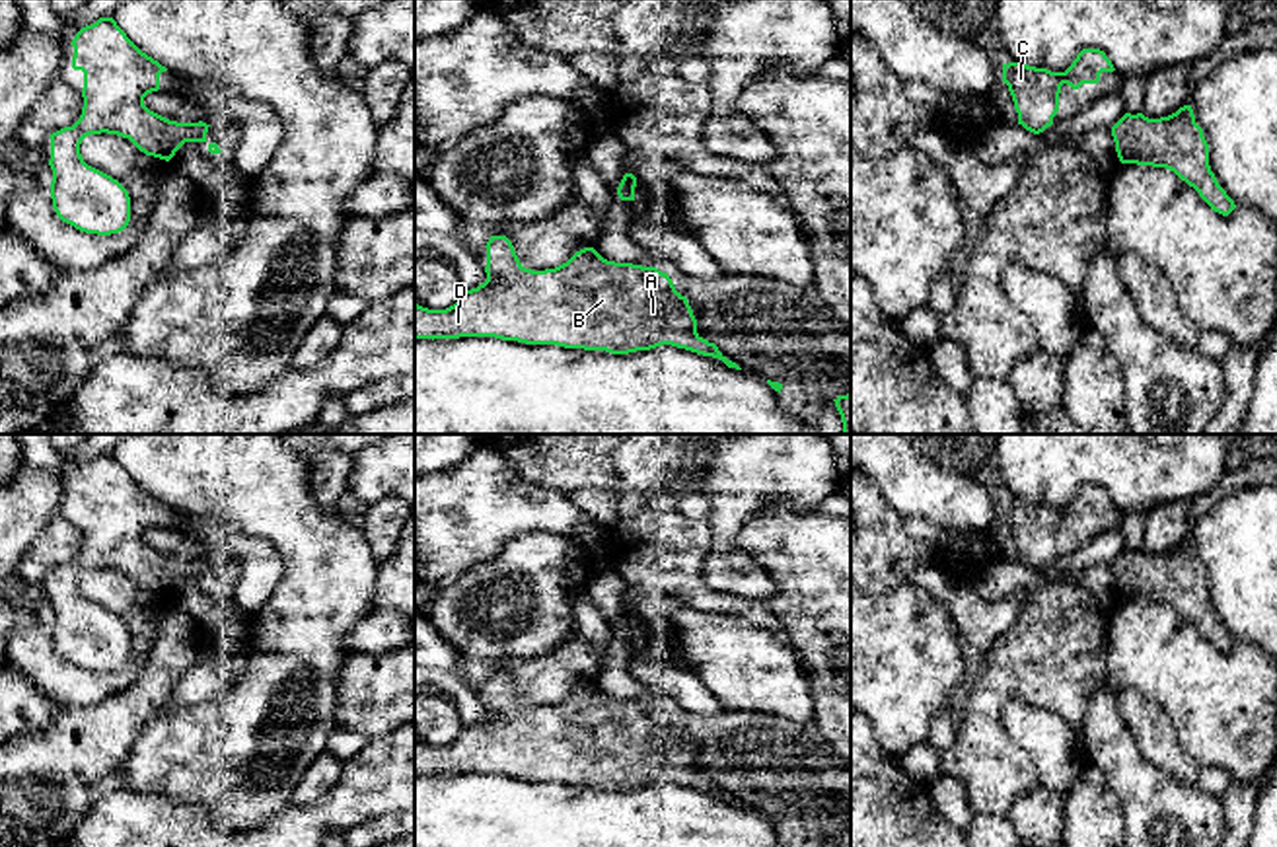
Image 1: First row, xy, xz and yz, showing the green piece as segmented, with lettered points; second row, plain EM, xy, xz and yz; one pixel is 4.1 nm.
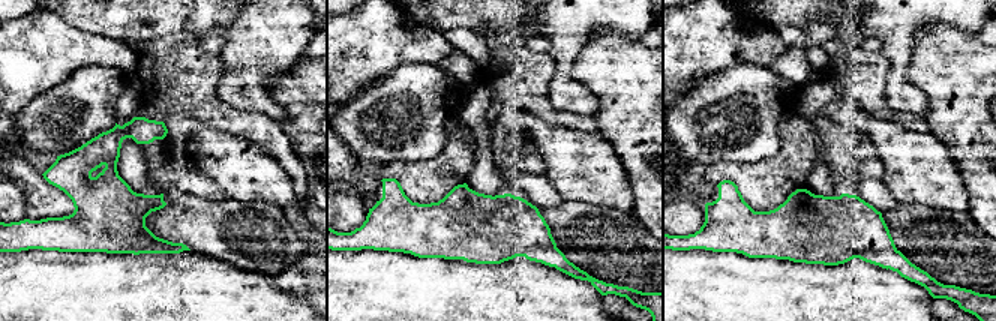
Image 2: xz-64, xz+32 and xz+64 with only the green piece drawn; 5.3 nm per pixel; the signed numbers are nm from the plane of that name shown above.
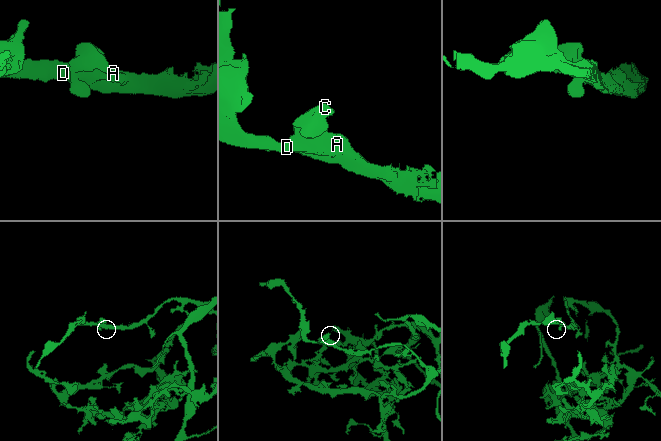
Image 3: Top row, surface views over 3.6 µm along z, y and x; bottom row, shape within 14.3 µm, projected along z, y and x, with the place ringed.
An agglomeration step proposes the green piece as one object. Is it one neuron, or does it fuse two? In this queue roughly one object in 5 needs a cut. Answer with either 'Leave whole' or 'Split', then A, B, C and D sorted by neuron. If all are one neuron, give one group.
Leave whole. Groups: A B C D

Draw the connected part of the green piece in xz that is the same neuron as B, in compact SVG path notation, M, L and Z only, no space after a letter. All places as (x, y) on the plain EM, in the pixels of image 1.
M491 672L485 683L487 717L483 720L465 726L446 746L428 746L415 738L415 775L494 773L611 791L672 781L742 806L714 779L697 769L697 755L687 734L675 726L668 709L656 703L607 697L594 683L584 683L555 705L531 707L520 699L506 672Z

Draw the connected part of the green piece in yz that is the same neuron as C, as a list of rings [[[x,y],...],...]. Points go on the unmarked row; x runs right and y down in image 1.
[[[1082,485],[1065,508],[1051,508],[1022,498],[1003,500],[1003,518],[1012,532],[1018,561],[1040,571],[1053,561],[1063,520],[1078,526],[1082,520],[1098,520],[1102,508],[1113,506],[1104,487]]]

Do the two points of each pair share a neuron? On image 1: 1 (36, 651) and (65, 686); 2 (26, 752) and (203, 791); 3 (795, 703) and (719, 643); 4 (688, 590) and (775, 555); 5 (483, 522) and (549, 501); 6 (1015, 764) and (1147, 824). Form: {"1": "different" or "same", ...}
{"1": "same", "2": "different", "3": "same", "4": "different", "5": "same", "6": "different"}

